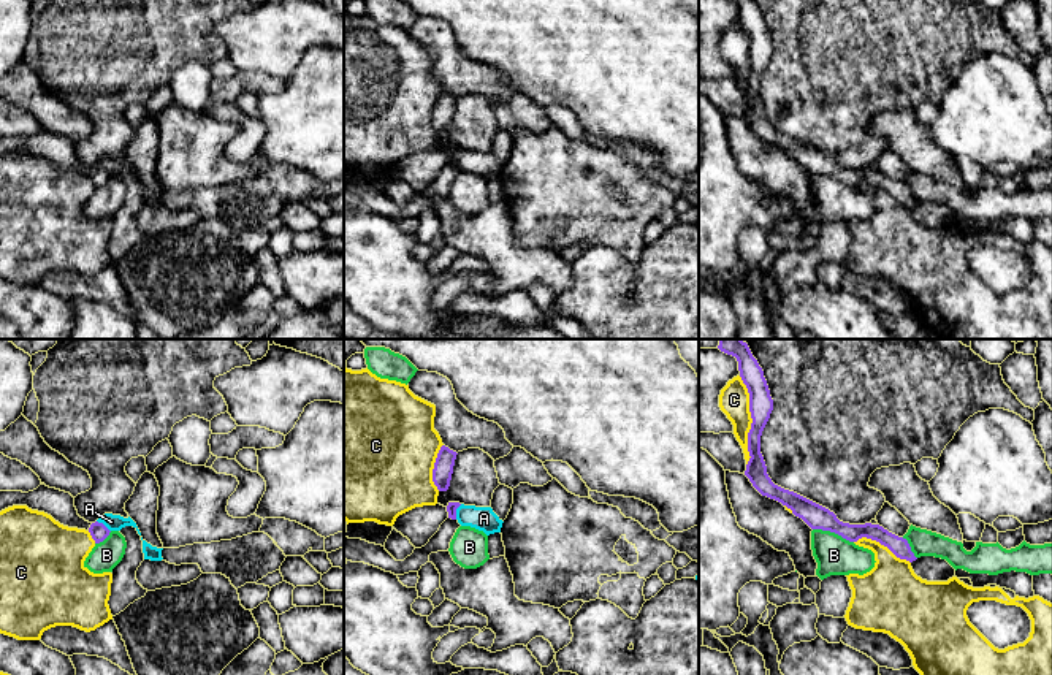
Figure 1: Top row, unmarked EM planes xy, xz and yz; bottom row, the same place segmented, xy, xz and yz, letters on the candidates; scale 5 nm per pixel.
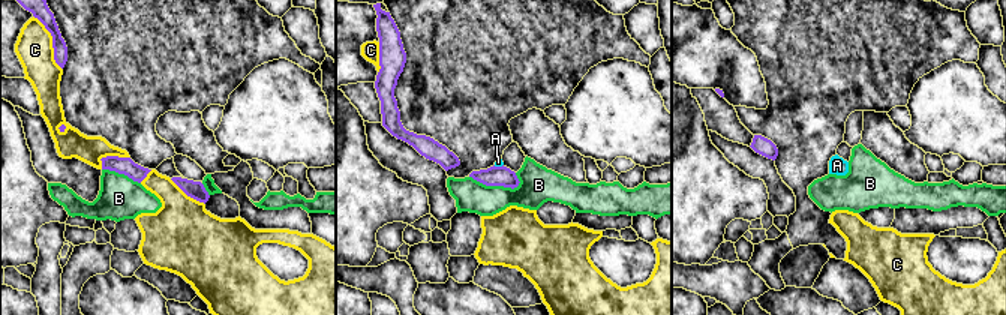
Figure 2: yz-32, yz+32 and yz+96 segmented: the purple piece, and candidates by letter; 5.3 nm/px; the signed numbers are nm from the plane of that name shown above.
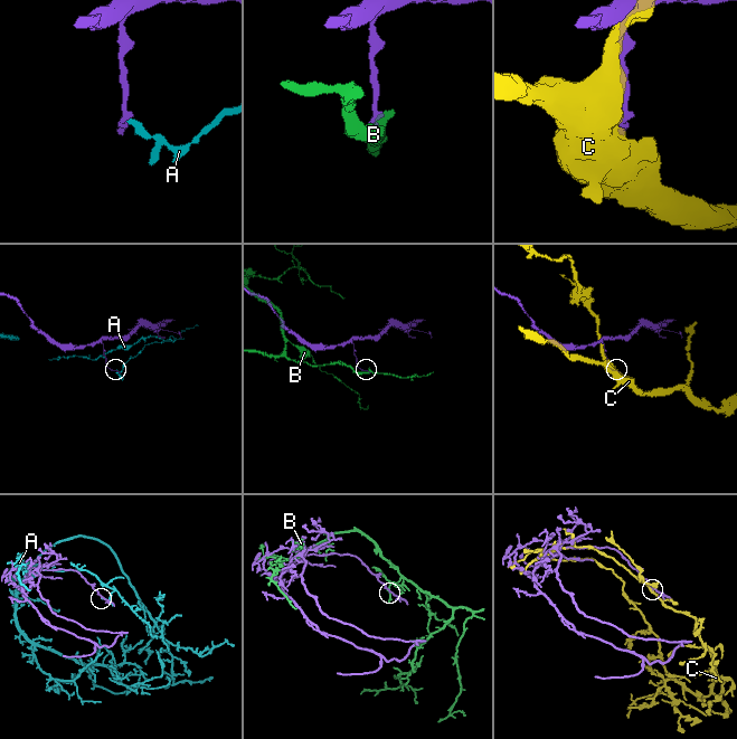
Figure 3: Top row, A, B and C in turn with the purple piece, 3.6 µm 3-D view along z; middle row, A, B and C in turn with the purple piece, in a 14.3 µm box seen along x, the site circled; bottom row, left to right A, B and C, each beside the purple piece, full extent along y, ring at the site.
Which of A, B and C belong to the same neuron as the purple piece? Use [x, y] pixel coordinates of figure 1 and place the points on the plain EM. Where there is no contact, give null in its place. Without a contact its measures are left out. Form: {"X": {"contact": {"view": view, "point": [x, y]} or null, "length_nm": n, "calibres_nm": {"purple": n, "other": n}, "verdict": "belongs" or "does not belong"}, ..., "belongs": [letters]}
{"A": {"contact": {"view": "xz", "point": [455, 157]}, "length_nm": 90, "calibres_nm": {"purple": 50, "other": 120}, "verdict": "does not belong"}, "B": {"contact": {"view": "yz", "point": [834, 176]}, "length_nm": 220, "calibres_nm": {"purple": 120, "other": 190}, "verdict": "does not belong"}, "C": {"contact": {"view": "yz", "point": [753, 65]}, "length_nm": 460, "calibres_nm": {"purple": 130, "other": 160}, "verdict": "does not belong"}, "belongs": []}

